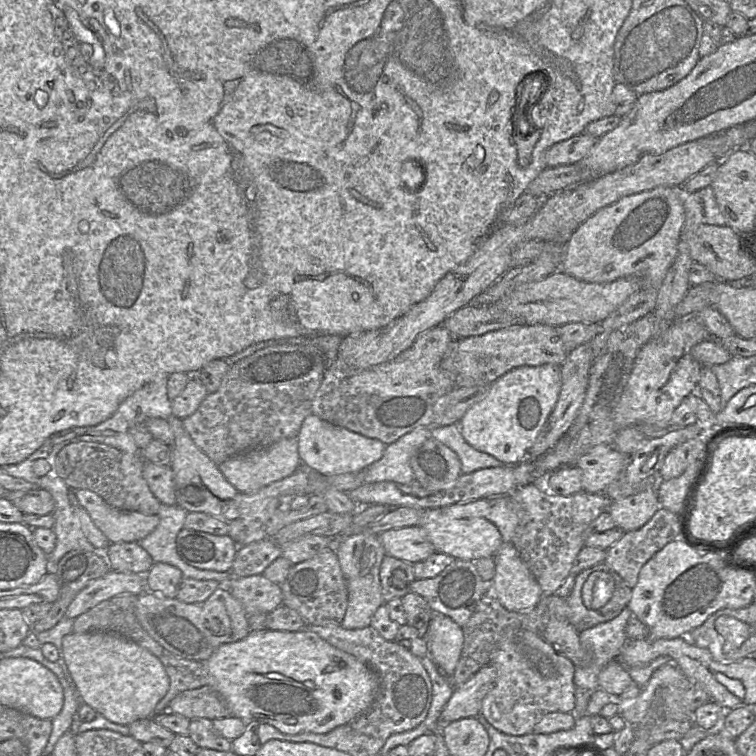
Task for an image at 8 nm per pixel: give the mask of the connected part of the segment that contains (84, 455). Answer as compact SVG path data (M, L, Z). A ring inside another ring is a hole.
M79 441L64 446L57 454L57 475L71 490L87 489L98 494L109 506L120 511L157 515L161 502L151 492L143 477L145 459L141 453L127 453L113 446Z

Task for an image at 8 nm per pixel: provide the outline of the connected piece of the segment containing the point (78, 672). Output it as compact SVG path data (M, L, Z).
M113 632L70 633L62 638L62 655L79 694L80 704L90 705L97 714L121 725L150 718L169 689L169 678L162 662L149 650Z

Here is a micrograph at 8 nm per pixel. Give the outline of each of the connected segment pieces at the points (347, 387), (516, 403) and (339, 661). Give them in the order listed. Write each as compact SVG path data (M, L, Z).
M440 325L421 333L408 349L394 359L366 370L354 370L337 358L324 372L312 402L312 414L332 425L380 440L385 445L395 442L415 428L429 429L434 415L437 414L436 405L439 399L455 388L453 382L440 369L440 363L453 342L450 332Z
M560 365L520 366L488 386L483 399L471 406L459 421L464 440L503 465L526 459L542 426L551 414L561 388Z
M263 629L258 631L250 631L249 634L242 640L220 645L214 653L204 662L209 678L210 686L222 697L229 711L229 716L247 720L256 720L260 723L272 725L281 733L295 735L300 733L327 733L334 728L344 725L361 713L365 712L374 701L379 687L379 680L373 670L367 665L359 661L353 655L348 654L325 640L317 634L309 631L276 631Z

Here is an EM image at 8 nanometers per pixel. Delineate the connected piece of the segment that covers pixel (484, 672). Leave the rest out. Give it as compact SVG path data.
M486 664L468 681L454 688L454 691L440 715L440 726L480 714L482 700L493 687L497 669Z

